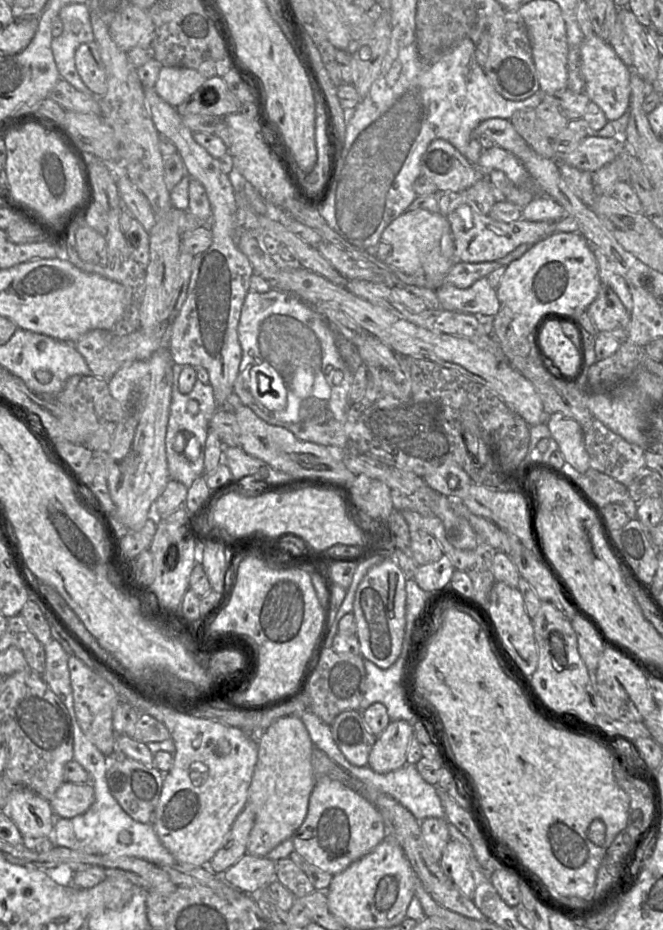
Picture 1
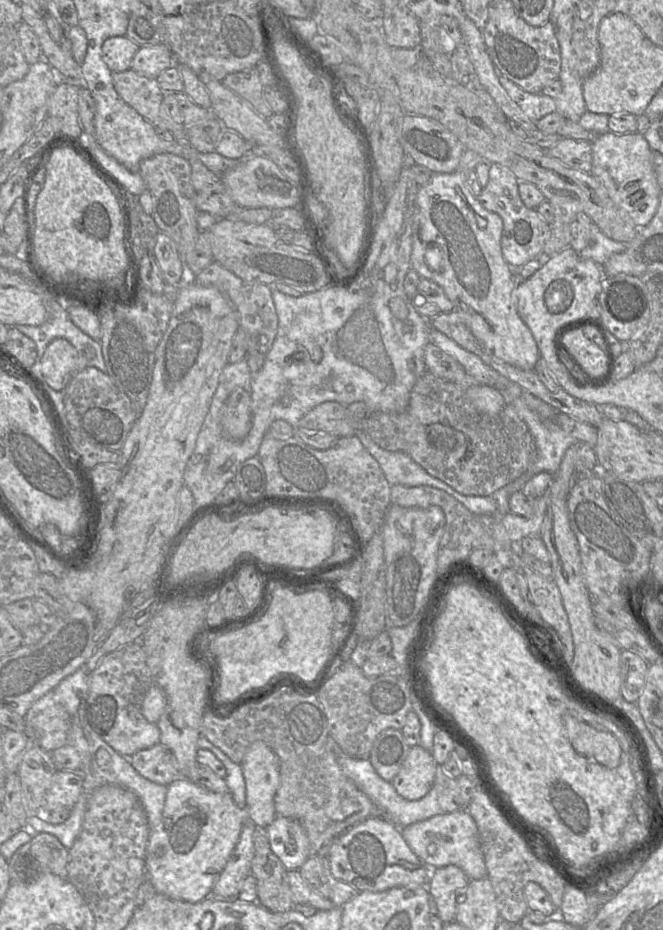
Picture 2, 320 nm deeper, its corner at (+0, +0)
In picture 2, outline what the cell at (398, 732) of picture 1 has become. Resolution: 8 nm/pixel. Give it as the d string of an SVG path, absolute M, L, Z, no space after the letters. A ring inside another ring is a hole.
M415 745L410 748L391 783L404 799L419 800L433 787L436 769L437 763L431 752Z

